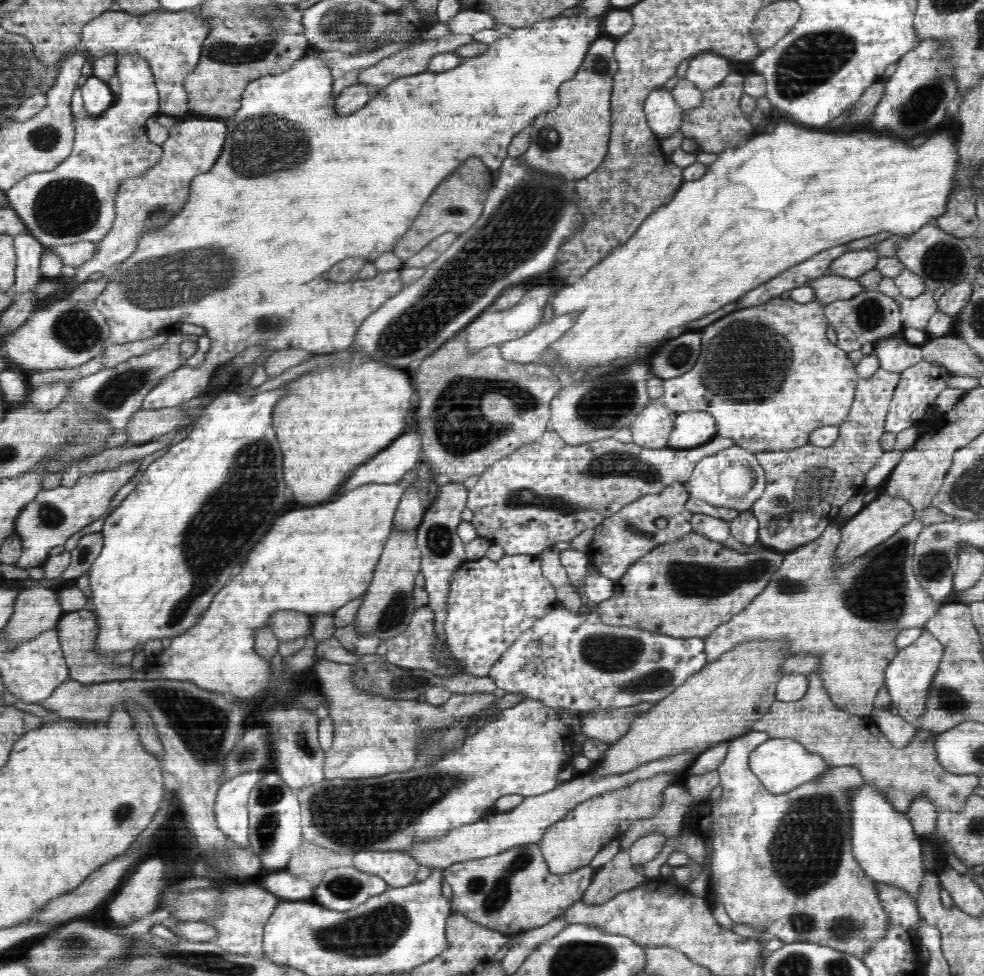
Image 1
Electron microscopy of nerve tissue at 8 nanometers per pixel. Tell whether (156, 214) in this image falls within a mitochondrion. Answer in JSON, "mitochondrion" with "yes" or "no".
{"mitochondrion":"yes"}

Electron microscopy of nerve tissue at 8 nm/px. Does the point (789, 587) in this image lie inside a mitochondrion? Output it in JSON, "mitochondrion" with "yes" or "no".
{"mitochondrion":"yes"}

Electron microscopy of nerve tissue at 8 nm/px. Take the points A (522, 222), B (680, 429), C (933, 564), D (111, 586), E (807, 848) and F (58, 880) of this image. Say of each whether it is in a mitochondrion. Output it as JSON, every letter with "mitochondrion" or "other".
{"A":"mitochondrion","B":"other","C":"mitochondrion","D":"other","E":"mitochondrion","F":"other"}

